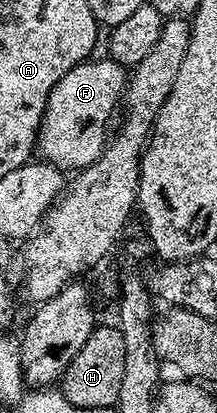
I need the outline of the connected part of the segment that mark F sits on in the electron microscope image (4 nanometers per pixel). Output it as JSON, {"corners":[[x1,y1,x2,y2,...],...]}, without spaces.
{"corners":[[110,59,95,60,82,61,80,65,73,67,65,75,61,75,57,87,53,87,53,91,49,95,47,110,43,113,43,118,39,124,38,156,46,161,48,165,56,165,58,169,64,171,84,169,92,165,103,154,103,148,109,143,109,134,112,132,111,120,114,119,115,112,118,109,120,112,121,102,125,97,129,80,128,70,120,65,118,61]]}

